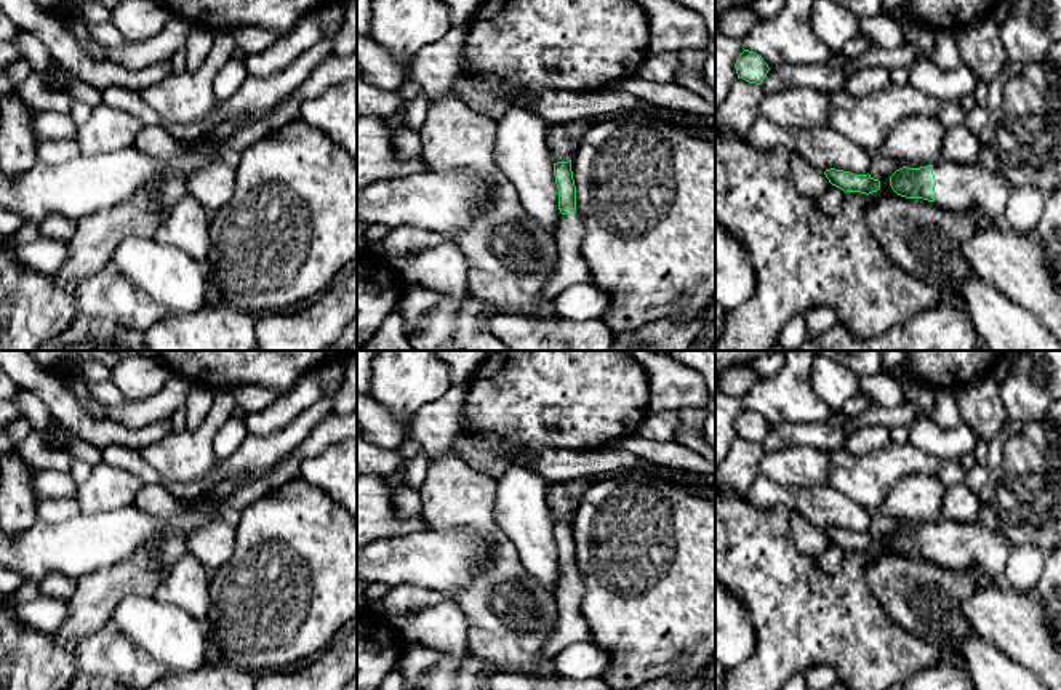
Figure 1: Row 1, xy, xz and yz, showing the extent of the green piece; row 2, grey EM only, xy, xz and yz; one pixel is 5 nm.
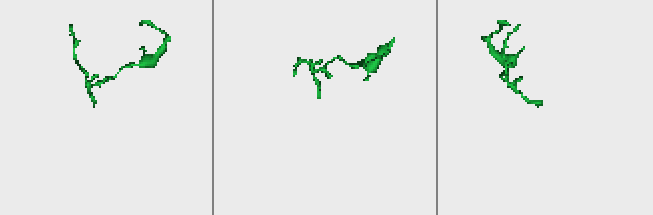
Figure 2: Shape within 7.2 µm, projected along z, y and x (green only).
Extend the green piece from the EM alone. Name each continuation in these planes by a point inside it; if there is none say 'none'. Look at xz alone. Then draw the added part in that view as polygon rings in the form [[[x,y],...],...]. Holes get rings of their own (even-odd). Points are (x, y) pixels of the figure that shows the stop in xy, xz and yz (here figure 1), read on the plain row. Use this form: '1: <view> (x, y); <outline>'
1: xz (570, 628); [[[579,570],[562,573],[555,588],[555,602],[563,607],[554,631],[544,644],[543,658],[555,658],[565,647],[592,639],[581,612],[586,583]]]

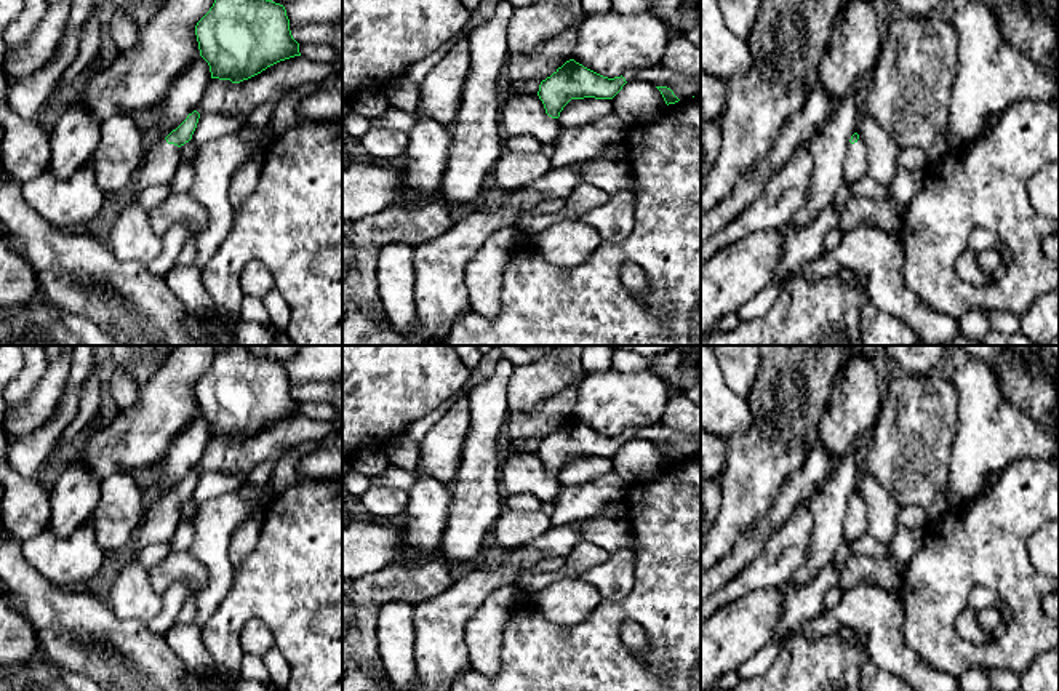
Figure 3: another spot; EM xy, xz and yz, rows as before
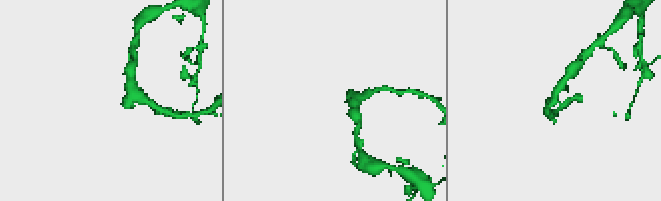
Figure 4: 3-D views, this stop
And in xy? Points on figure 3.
1: xy (159, 523); [[[166,497],[152,501],[150,507],[146,510],[138,536],[131,542],[133,549],[141,550],[155,541],[170,541],[176,531],[178,518],[178,504],[168,502]]]

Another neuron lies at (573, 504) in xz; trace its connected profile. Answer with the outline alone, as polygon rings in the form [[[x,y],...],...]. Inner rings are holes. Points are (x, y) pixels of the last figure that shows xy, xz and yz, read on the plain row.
[[[614,472],[579,486],[560,486],[553,499],[552,525],[563,526],[597,517],[606,502],[624,501],[630,481]]]

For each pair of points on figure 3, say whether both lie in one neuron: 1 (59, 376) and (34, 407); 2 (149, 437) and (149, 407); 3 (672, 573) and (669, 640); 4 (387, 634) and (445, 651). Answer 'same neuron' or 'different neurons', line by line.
1: same neuron
2: same neuron
3: same neuron
4: different neurons

